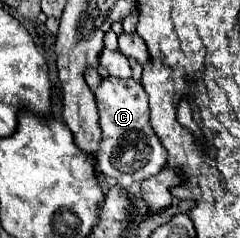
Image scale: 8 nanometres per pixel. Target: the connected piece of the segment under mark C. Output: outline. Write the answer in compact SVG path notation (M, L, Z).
M102 77L100 87L94 91L98 111L100 111L100 127L102 141L96 157L98 169L116 179L116 183L128 189L134 181L144 181L166 167L166 149L160 145L158 135L150 127L150 109L148 97L138 81L118 79L118 77Z

